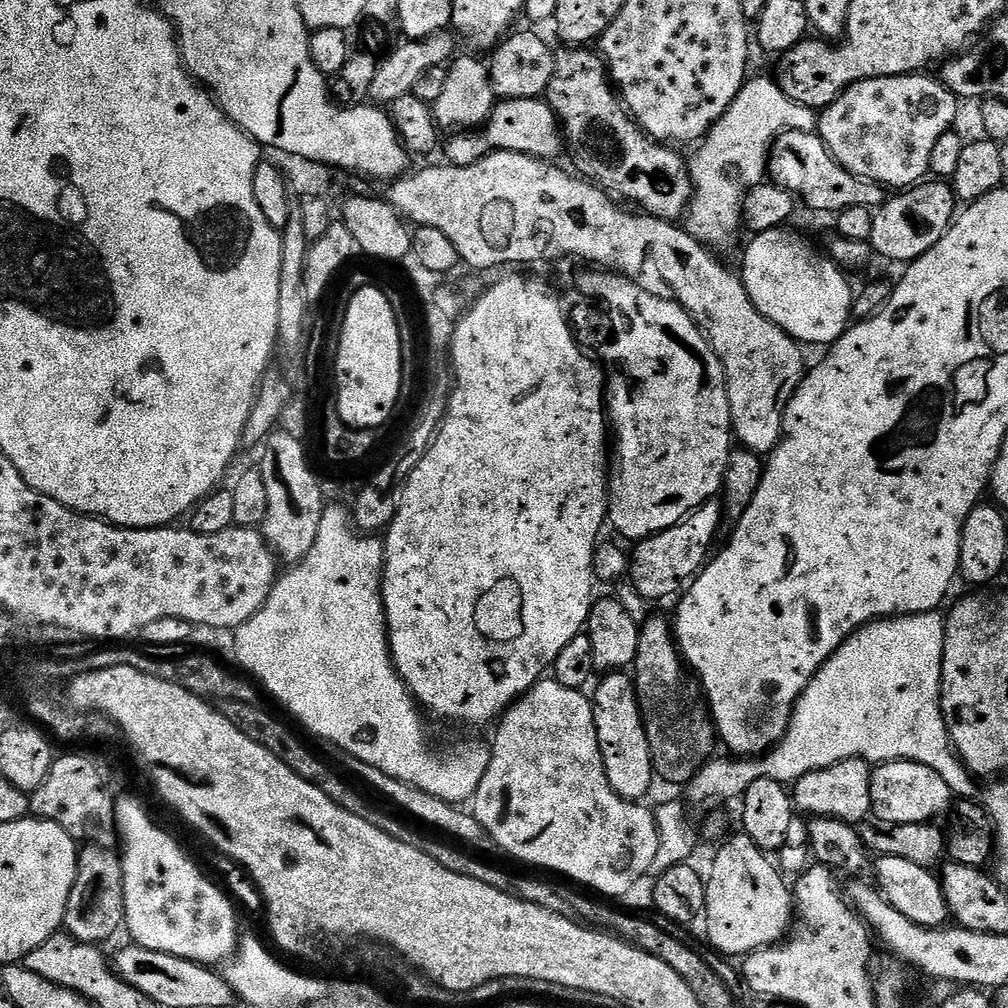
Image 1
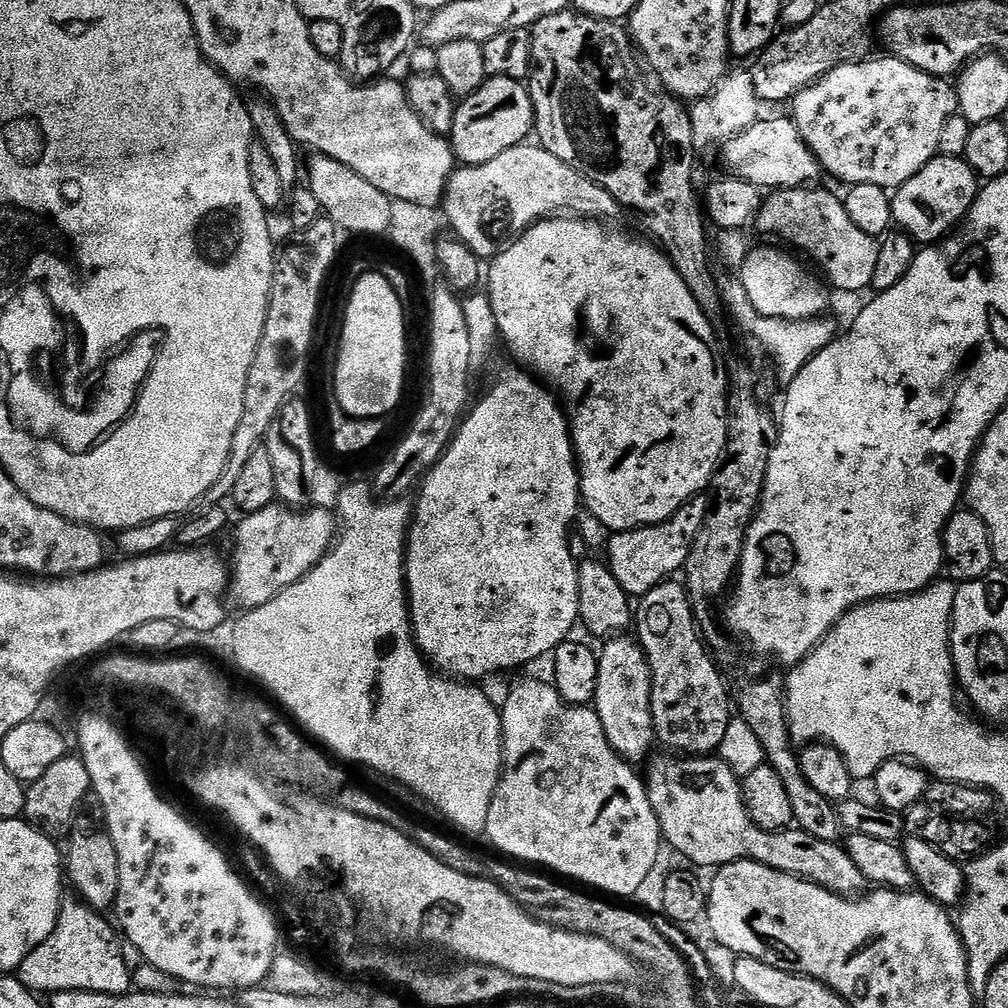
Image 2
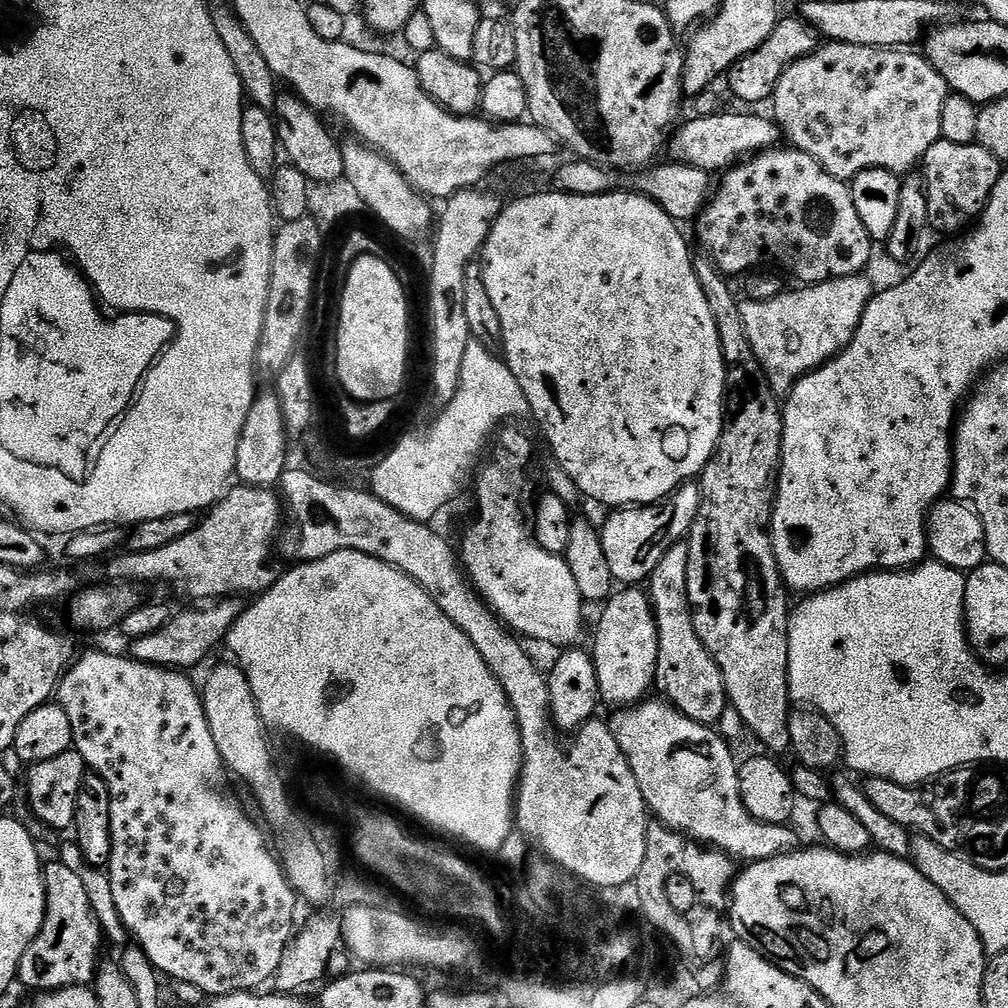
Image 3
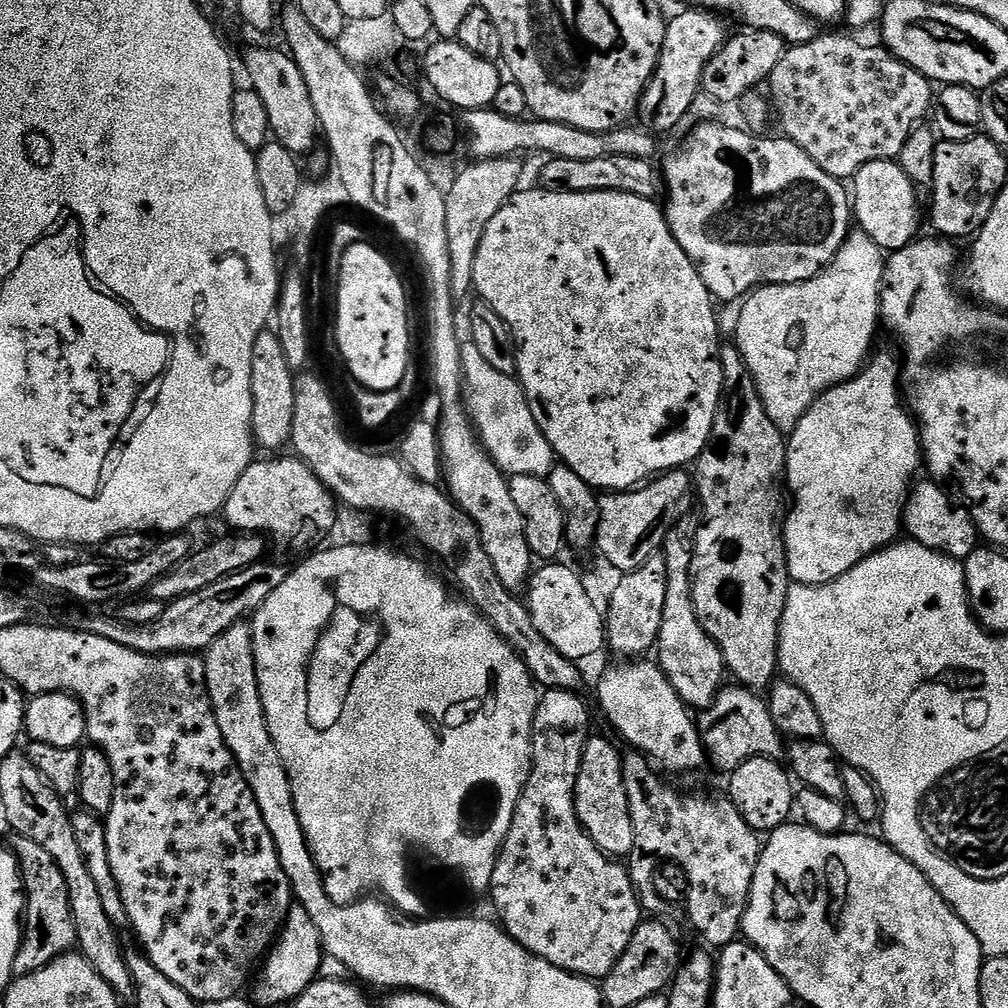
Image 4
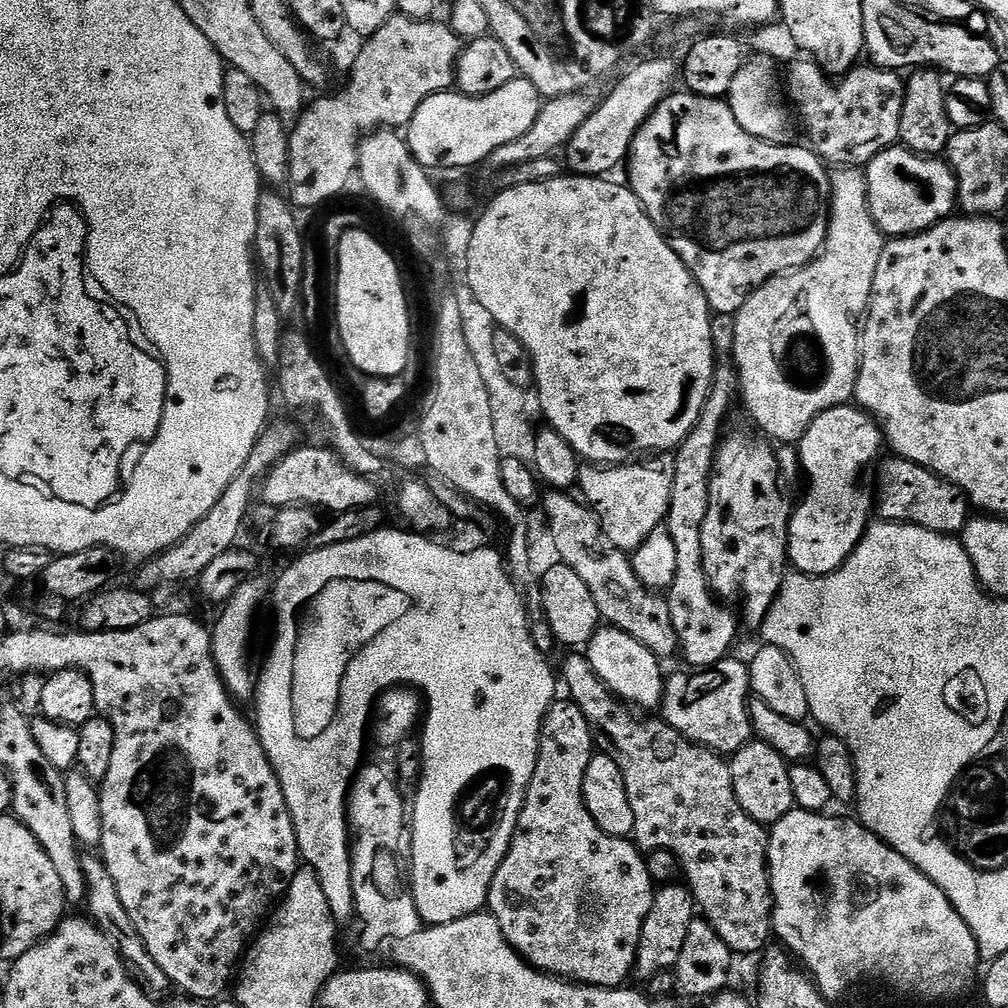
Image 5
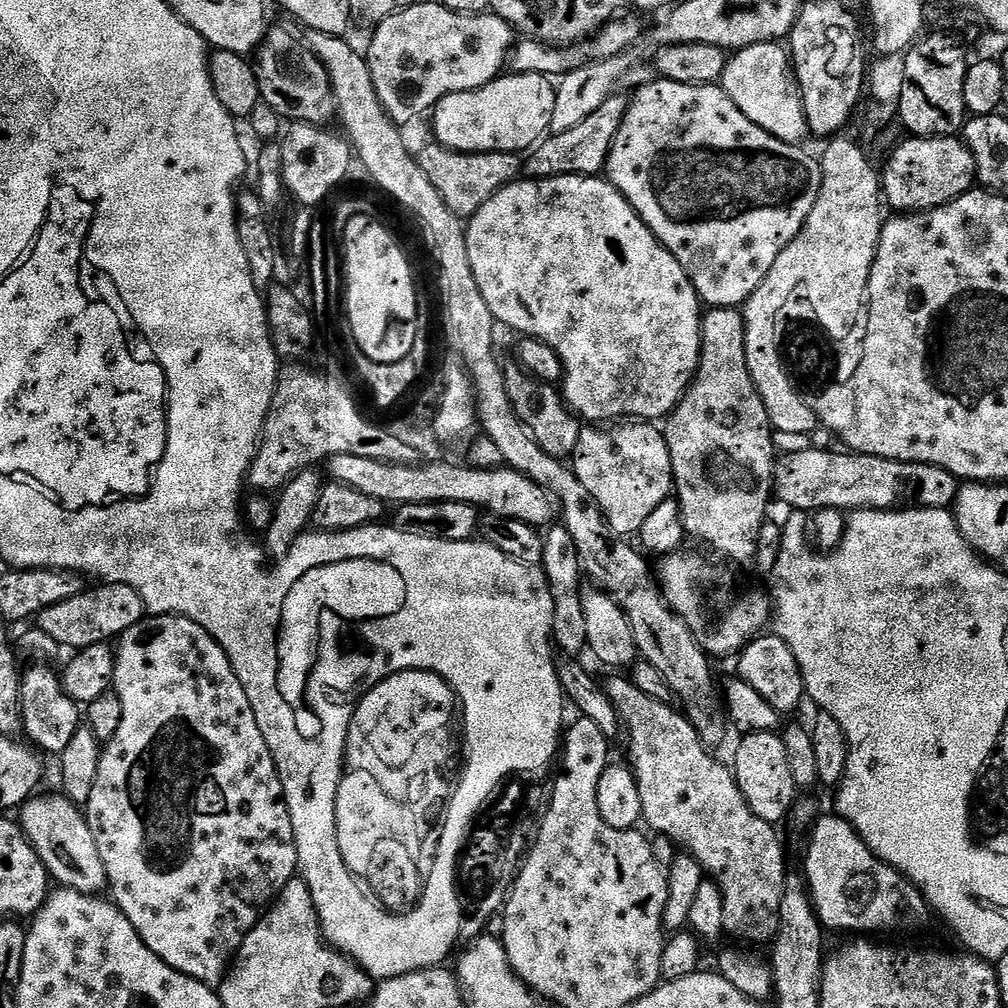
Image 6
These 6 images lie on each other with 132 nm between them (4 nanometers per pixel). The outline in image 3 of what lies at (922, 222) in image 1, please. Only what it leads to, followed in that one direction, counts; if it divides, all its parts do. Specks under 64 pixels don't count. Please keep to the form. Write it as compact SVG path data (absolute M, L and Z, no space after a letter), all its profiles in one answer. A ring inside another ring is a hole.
M943 138L934 142L934 146L926 150L922 161L924 189L928 191L929 225L935 231L937 228L940 232L952 232L948 234L963 233L984 213L1001 171L1002 161L978 143L959 144L946 142Z

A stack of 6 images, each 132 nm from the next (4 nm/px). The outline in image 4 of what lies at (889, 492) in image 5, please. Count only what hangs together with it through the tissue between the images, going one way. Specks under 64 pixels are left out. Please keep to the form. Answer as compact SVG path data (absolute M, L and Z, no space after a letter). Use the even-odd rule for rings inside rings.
M931 478L922 480L908 493L908 501L904 503L903 531L922 546L963 562L978 547L976 524L967 507L955 508L952 505L947 487L941 486Z

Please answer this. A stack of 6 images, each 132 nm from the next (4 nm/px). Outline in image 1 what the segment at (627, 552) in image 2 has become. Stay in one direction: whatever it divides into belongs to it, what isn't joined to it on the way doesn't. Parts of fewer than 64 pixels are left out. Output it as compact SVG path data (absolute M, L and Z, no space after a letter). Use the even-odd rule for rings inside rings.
M713 498L695 508L673 528L639 541L633 547L636 549L630 552L630 581L636 587L637 594L648 600L664 600L672 595L675 597L704 567L713 551L712 543L720 532L720 520L724 519L723 503Z

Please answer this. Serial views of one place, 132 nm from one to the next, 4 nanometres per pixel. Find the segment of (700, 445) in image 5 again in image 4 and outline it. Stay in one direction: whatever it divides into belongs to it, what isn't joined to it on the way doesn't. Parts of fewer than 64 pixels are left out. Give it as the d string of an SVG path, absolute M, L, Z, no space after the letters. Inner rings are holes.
M679 530L668 533L664 539L662 555L666 562L666 606L662 606L662 626L658 641L658 663L670 686L684 700L685 704L696 710L711 707L726 680L724 655L722 650L706 634L696 617L696 607L692 601L692 554L693 549L684 541Z

